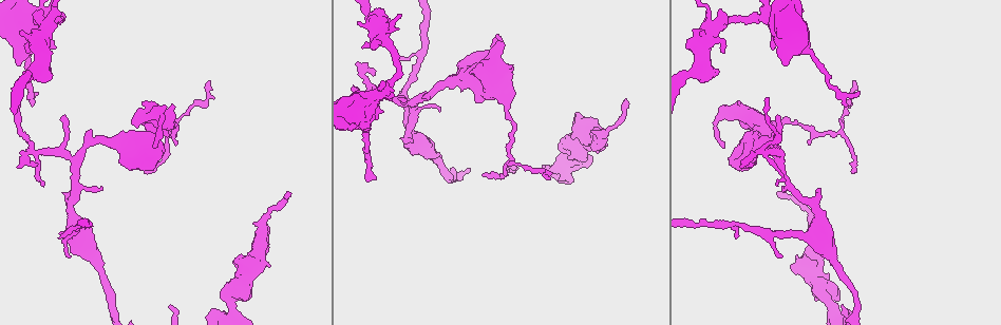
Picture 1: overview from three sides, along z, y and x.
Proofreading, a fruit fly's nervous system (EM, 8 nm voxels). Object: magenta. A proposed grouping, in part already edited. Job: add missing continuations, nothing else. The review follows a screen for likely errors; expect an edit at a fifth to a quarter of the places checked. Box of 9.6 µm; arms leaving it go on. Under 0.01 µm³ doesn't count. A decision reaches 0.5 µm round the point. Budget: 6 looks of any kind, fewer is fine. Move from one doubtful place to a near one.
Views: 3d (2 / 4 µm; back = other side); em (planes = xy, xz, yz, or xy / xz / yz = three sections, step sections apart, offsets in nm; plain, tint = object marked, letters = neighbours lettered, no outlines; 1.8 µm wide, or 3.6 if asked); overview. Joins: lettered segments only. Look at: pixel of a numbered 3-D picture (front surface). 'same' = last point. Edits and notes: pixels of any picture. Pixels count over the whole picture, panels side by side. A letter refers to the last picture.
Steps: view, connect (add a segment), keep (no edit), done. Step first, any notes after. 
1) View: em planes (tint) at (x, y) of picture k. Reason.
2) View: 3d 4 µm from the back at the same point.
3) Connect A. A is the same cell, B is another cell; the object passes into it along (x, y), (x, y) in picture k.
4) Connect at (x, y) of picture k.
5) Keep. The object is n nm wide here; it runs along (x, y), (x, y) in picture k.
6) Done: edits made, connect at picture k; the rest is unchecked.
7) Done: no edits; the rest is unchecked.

View: em planes (plain) at (856, 94) of picture 1. End of a long branch.

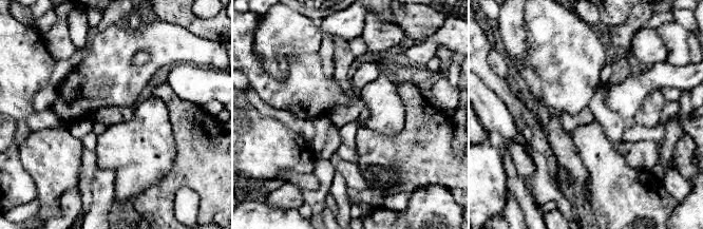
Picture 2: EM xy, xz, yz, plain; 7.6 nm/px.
View: em planes (letters) at the same point.

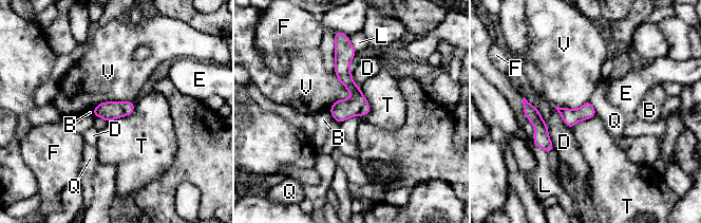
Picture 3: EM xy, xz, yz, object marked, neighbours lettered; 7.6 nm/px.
Keep. B, D, E, F, L, Q, T and V are other cells; no lettered segment goes on from it.

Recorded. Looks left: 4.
View: 3d 4 µm at (778, 116) of picture 1. Tapers out.

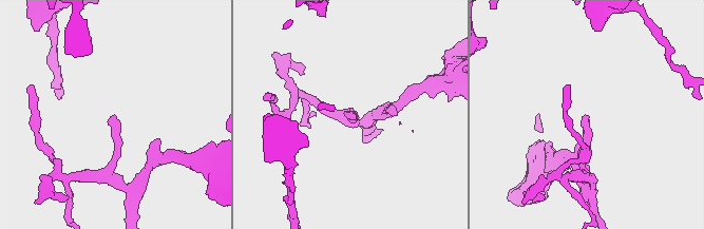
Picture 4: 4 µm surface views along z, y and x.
View: em planes (letters) at (348, 115) of picture 4. Now the EM.

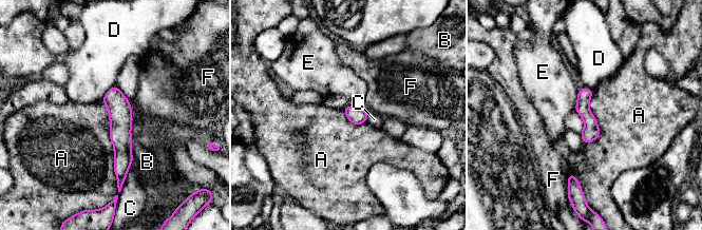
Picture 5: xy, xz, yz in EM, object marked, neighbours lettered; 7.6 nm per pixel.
Keep. A, B, C, D, E and F are other cells; no lettered segment goes on from it.

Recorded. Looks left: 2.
View: 3d 4 µm at (853, 171) of picture 1. An open end.

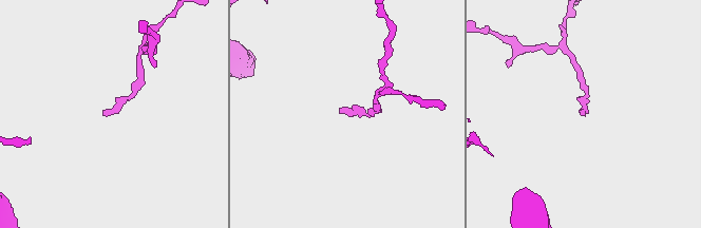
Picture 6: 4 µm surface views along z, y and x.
View: em planes (letters) at (584, 113) of picture 6.

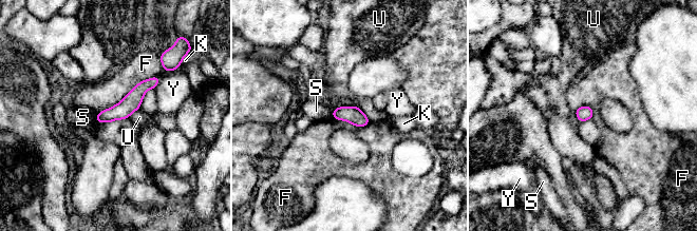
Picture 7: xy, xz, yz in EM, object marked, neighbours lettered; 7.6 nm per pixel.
Keep. F, K, S, U and Y are other cells; a border runs along (158, 75), (140, 80), (96, 114) in picture 7; no lettered segment goes on from it.

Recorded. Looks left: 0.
Done: no edits; the rest is unchecked.

